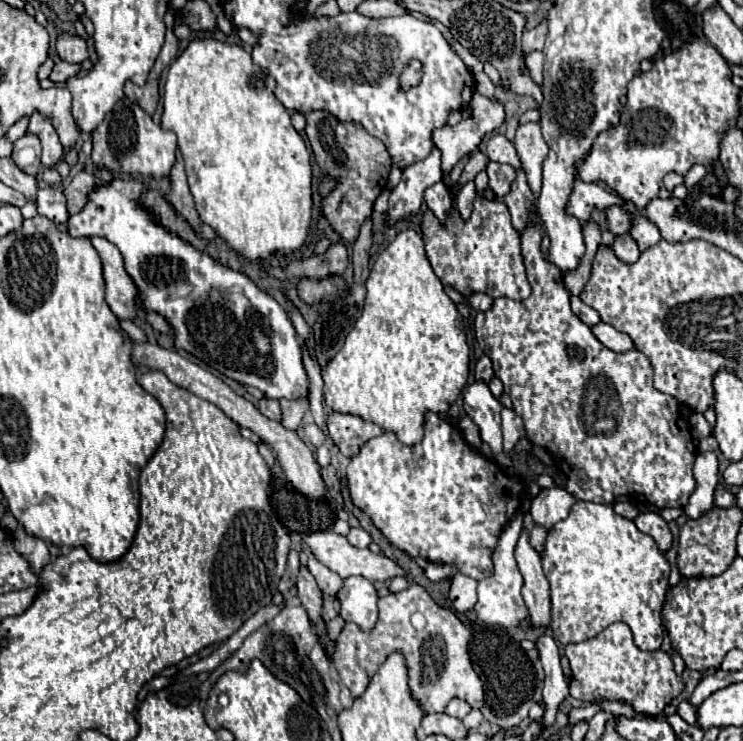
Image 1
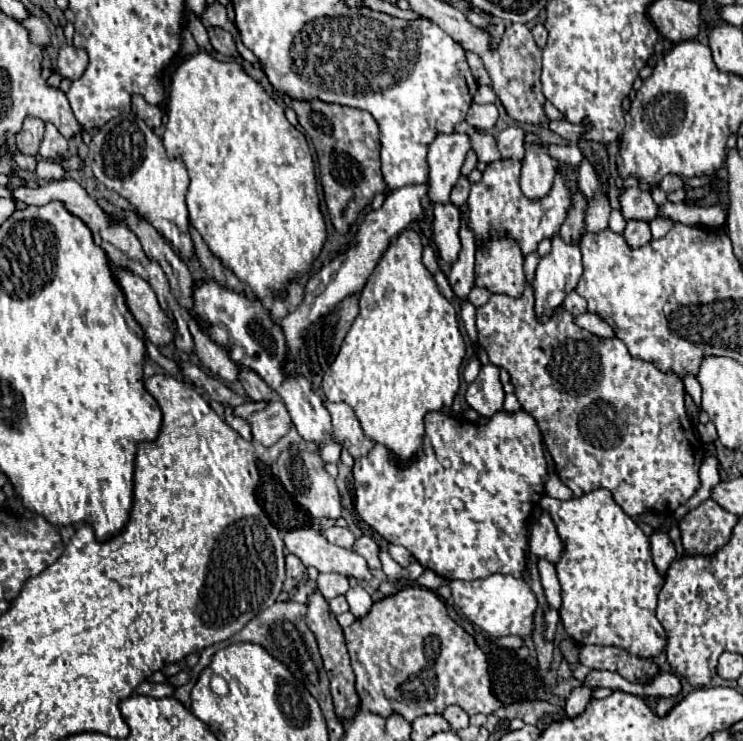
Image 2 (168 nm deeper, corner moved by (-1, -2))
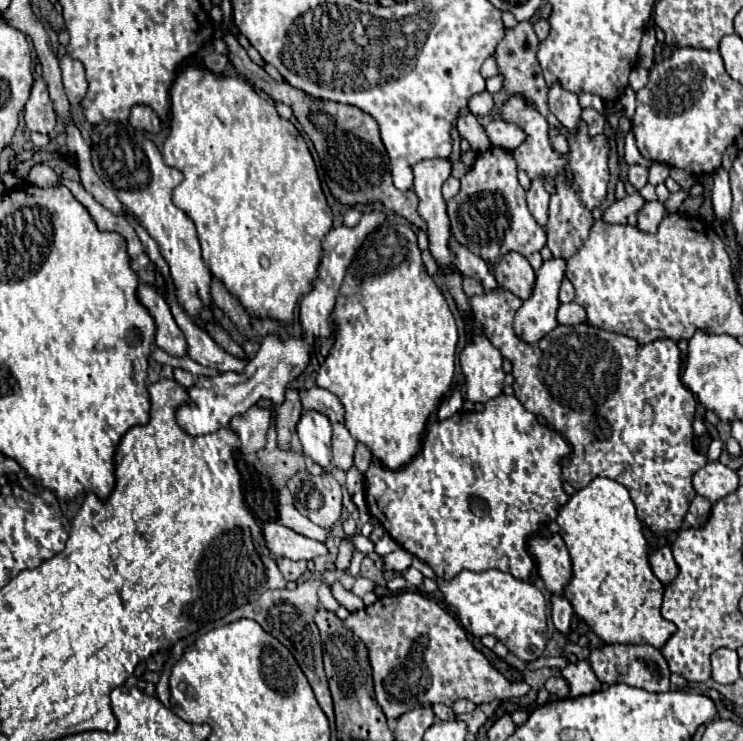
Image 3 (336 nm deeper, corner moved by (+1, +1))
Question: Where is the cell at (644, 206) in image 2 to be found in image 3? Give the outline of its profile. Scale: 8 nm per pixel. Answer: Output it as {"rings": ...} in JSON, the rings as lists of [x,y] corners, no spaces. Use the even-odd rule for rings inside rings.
{"rings":[[[631,165],[629,173],[627,173],[627,181],[635,187],[635,189],[643,189],[647,185],[647,169],[641,165]]]}

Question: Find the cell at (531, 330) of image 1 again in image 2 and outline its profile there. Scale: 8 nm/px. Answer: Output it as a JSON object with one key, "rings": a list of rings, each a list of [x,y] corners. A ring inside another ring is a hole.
{"rings":[[[537,252],[525,258],[529,286],[521,298],[493,294],[487,304],[476,309],[479,344],[487,350],[491,364],[505,368],[511,374],[517,400],[523,410],[537,420],[543,442],[555,462],[557,476],[575,496],[607,488],[631,518],[649,510],[671,514],[699,490],[699,467],[705,457],[701,443],[691,442],[696,434],[686,412],[683,380],[675,372],[661,372],[651,362],[631,358],[627,346],[619,338],[597,336],[597,344],[575,344],[579,340],[591,342],[593,334],[581,330],[565,308],[559,308],[547,324],[539,324],[539,320],[535,320],[535,298],[531,288],[537,264]]]}

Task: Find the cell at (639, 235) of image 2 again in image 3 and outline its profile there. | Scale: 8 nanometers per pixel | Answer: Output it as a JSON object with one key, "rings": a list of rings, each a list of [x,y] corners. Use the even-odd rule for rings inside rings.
{"rings":[[[649,201],[643,205],[643,209],[637,213],[637,227],[643,233],[655,233],[657,225],[665,217],[665,209],[661,201]]]}

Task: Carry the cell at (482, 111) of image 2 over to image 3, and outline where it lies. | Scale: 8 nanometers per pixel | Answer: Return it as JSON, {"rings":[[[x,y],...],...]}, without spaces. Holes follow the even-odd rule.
{"rings":[[[483,91],[483,93],[479,93],[479,95],[473,95],[473,97],[469,99],[469,111],[471,111],[473,115],[485,117],[485,115],[491,113],[491,109],[493,109],[493,97],[491,97],[487,91]]]}

